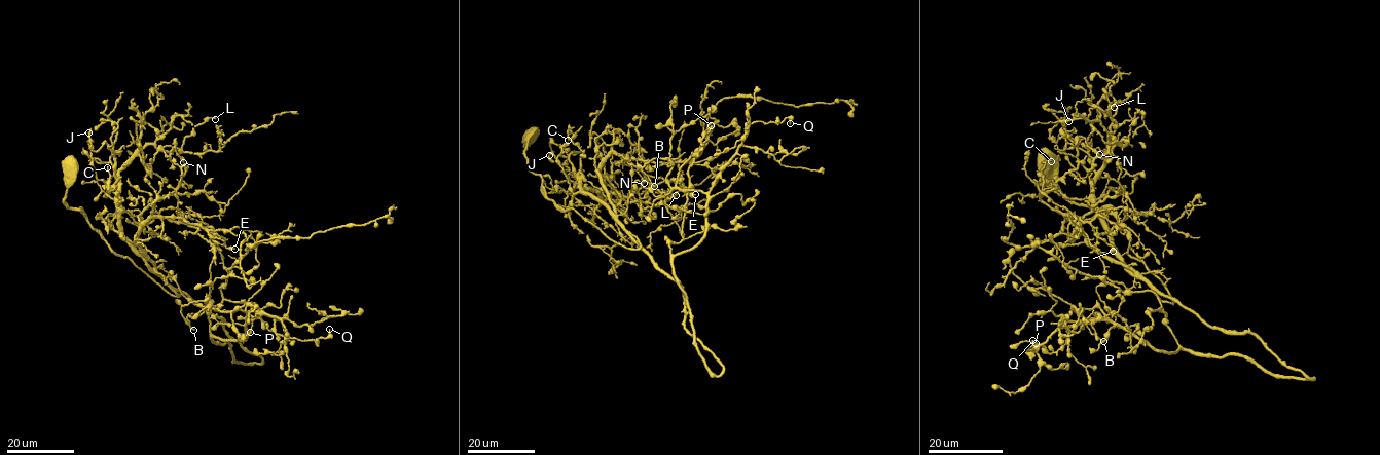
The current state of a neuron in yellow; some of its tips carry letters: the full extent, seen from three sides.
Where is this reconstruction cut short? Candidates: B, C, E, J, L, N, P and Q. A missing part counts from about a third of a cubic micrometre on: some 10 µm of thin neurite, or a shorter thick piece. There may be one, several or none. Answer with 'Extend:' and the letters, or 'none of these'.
Extend: B

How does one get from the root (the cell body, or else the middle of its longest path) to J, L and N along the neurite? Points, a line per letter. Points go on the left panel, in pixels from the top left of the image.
J: (70, 167), (66, 204), (178, 296), (124, 236), (114, 155), (105, 143), (94, 151), (88, 133)
L: (70, 167), (66, 204), (178, 296), (123, 234), (118, 172), (176, 115), (194, 125), (215, 119)
N: (70, 167), (66, 204), (178, 296), (123, 234), (118, 173), (138, 155), (150, 176), (165, 146), (183, 162)

